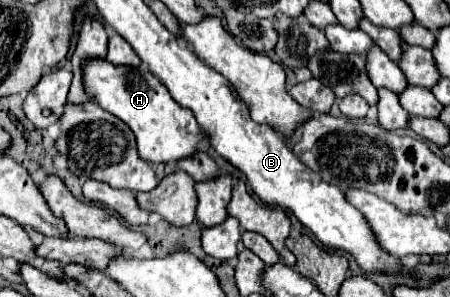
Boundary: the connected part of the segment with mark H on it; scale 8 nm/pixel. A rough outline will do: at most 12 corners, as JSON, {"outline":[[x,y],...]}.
{"outline":[[92,57],[84,91],[132,129],[138,155],[194,155],[194,113],[142,67]]}

